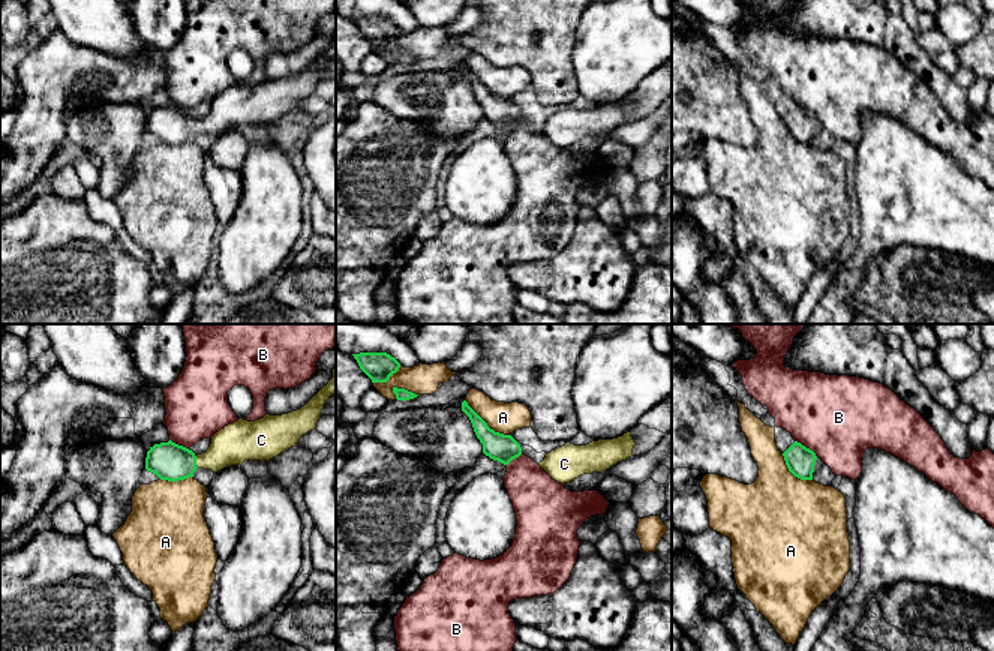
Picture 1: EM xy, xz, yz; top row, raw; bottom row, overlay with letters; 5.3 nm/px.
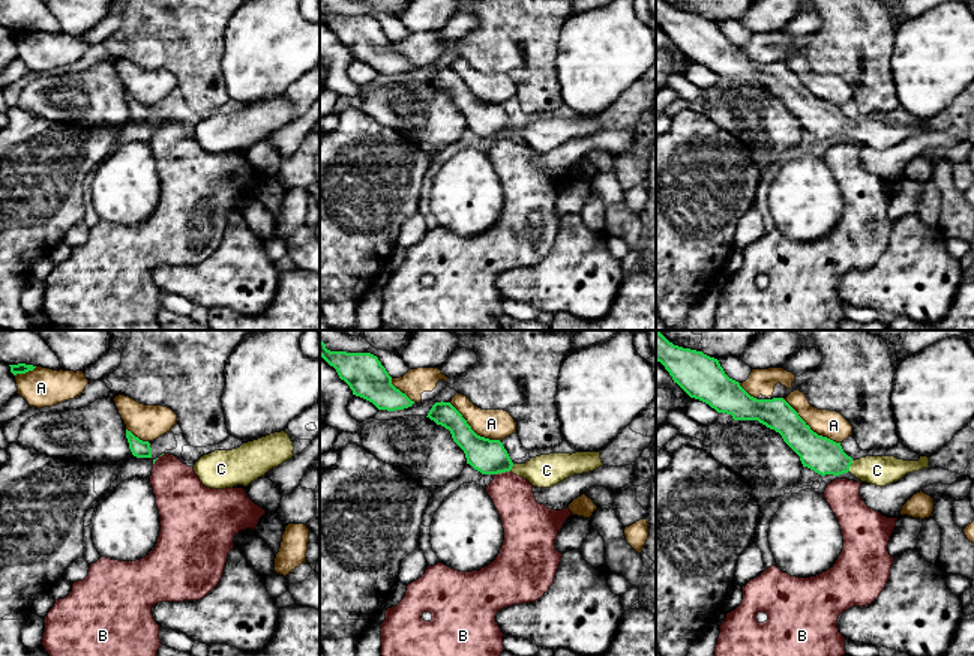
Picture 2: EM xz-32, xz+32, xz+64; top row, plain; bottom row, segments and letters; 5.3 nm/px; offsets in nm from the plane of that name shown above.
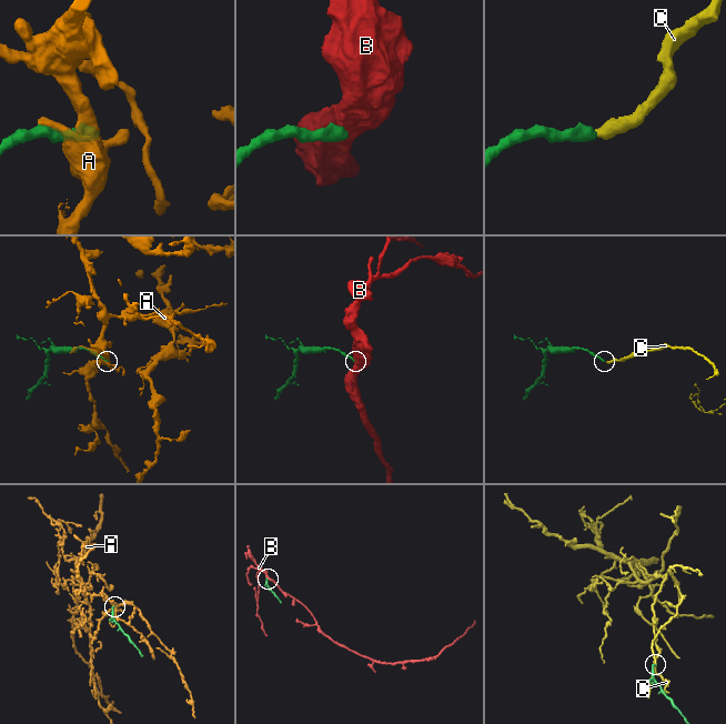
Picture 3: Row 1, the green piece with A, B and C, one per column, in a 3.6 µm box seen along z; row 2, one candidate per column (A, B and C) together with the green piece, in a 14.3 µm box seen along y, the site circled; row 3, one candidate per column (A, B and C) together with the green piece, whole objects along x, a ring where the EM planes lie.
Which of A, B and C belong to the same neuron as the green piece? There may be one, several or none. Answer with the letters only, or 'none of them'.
C

